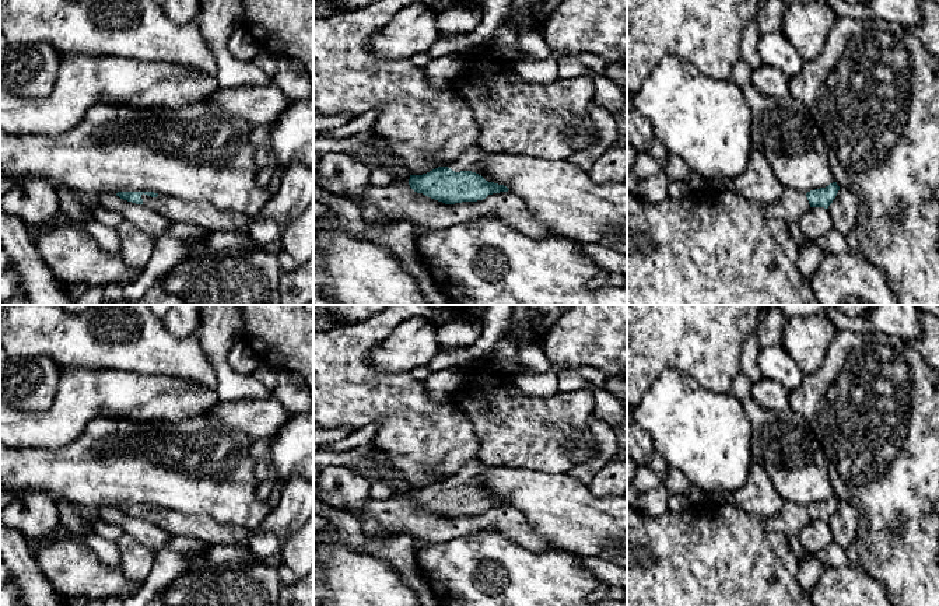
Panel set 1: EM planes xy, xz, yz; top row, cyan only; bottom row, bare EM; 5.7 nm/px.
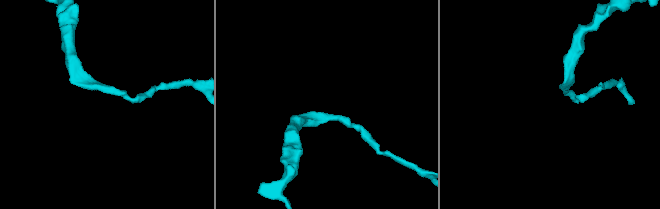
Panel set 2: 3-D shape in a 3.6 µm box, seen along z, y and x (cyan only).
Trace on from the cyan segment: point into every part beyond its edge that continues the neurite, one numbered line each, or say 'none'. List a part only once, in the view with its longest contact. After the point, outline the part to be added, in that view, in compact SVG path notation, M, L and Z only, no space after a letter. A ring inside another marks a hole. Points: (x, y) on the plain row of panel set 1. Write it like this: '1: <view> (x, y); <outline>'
1: xz (469, 473); M477 458L465 463L453 476L448 479L448 481L455 486L472 484L477 487L480 484L479 477L486 469L487 466Z

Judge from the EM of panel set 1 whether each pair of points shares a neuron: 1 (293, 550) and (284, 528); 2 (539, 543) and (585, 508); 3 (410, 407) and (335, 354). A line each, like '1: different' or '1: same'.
1: different
2: different
3: same

